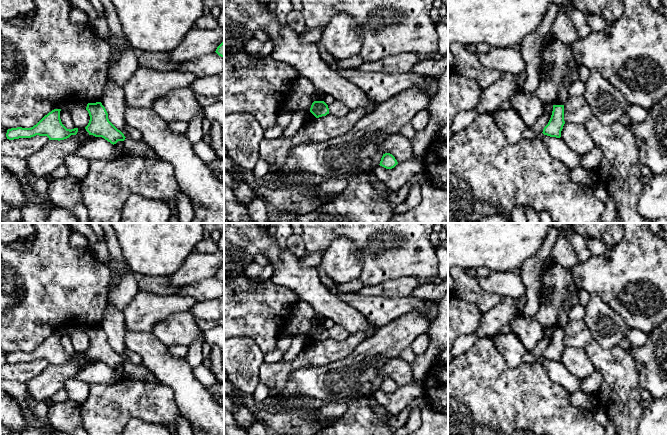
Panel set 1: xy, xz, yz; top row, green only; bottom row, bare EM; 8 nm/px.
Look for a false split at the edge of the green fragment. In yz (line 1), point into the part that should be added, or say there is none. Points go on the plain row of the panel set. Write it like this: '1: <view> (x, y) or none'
1: none

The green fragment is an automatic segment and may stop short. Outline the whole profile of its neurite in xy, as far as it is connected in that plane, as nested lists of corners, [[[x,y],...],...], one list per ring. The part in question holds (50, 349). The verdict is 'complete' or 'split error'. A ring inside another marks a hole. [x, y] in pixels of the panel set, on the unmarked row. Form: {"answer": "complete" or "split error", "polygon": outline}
{"answer": "complete", "polygon": [[[61,333],[52,334],[31,352],[17,351],[8,353],[7,363],[31,362],[39,359],[47,360],[49,364],[60,365],[69,362],[71,359],[76,359],[78,352],[67,353],[61,346],[60,335]]]}

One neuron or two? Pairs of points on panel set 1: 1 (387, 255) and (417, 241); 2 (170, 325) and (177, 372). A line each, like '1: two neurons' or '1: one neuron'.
1: one neuron
2: two neurons

